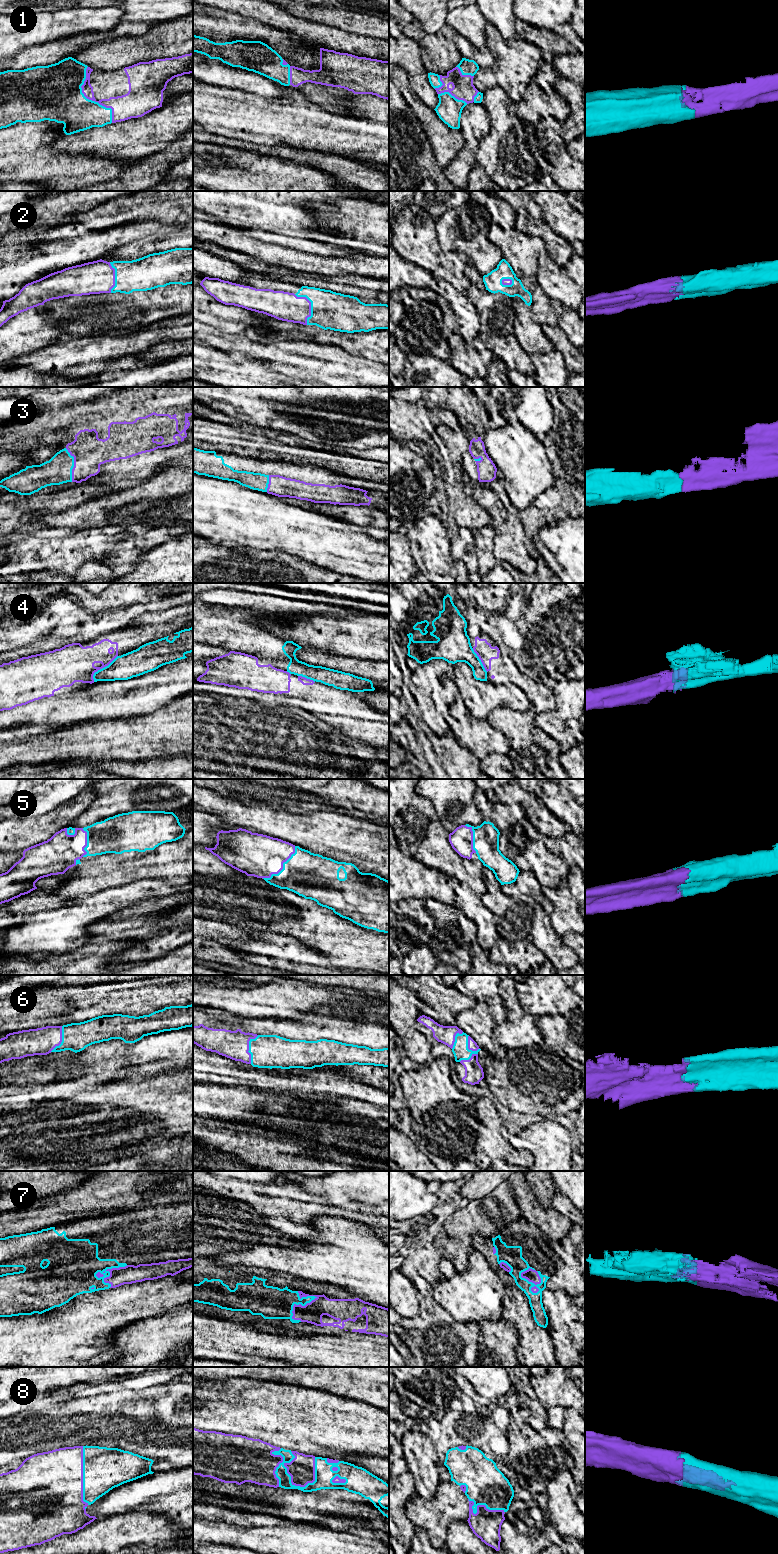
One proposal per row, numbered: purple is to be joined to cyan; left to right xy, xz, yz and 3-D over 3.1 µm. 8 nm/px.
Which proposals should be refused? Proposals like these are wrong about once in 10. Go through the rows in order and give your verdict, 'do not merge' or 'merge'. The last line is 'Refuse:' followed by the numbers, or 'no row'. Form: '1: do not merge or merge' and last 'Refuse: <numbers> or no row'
1: merge
2: merge
3: merge
4: do not merge
5: merge
6: merge
7: merge
8: merge
Refuse: 4

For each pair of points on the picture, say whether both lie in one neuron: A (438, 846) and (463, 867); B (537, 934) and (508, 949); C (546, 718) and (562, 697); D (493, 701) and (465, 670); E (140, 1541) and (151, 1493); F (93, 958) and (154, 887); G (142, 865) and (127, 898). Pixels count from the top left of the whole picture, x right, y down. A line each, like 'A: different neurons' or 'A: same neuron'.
A: same neuron
B: different neurons
C: same neuron
D: same neuron
E: different neurons
F: different neurons
G: different neurons

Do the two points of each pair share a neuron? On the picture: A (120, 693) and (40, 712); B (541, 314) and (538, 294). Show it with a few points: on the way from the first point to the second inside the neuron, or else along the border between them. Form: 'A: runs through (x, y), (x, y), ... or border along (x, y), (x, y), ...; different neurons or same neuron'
A: runs through (100, 707), (87, 708), (71, 719), (60, 719); same neuron
B: runs through (541, 309), (539, 299); same neuron

